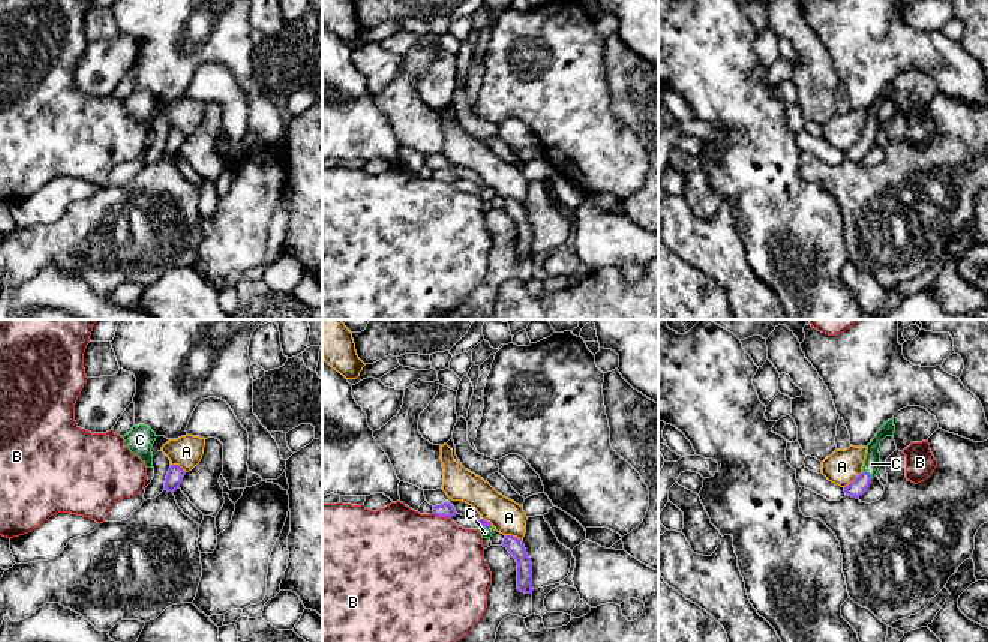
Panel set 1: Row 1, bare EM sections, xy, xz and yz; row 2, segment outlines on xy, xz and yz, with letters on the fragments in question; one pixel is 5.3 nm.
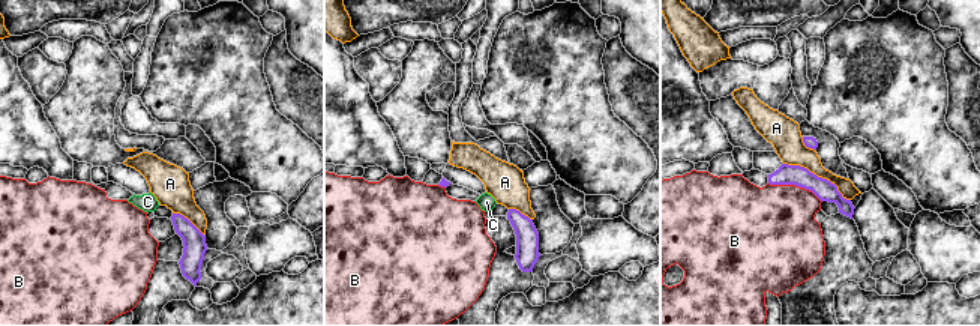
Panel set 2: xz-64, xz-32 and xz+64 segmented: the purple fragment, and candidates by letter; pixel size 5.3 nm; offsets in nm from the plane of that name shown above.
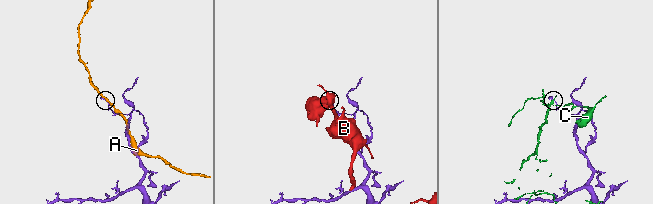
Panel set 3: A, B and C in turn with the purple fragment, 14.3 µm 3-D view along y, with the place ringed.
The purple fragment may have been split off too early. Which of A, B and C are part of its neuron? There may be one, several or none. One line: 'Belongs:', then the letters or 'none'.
Belongs: none

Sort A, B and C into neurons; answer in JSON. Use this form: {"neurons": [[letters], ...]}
{"neurons": [["A"], ["B"], ["C"]]}

